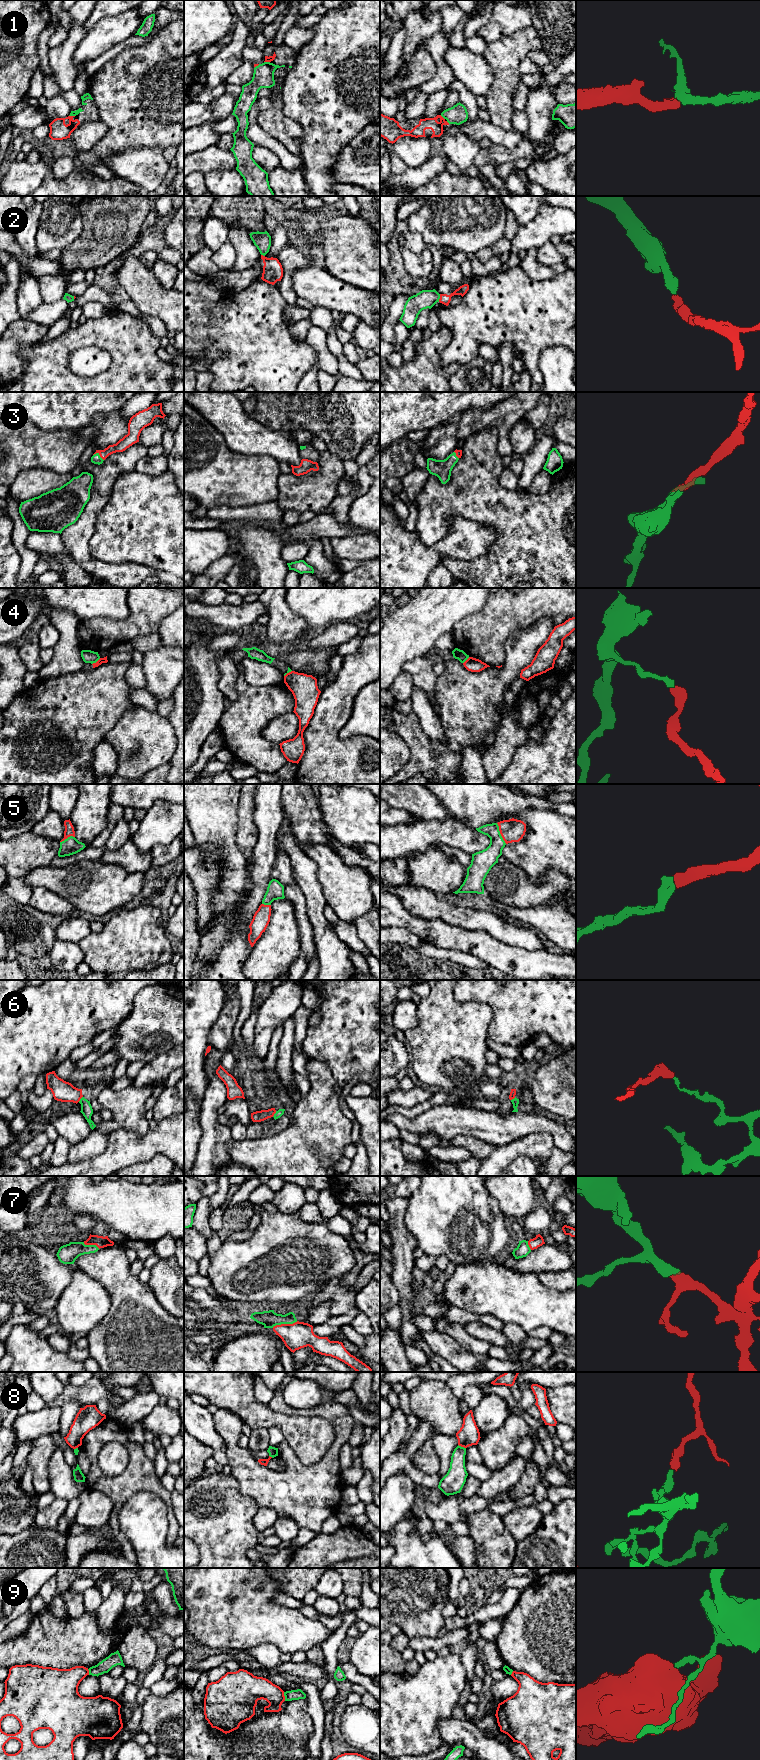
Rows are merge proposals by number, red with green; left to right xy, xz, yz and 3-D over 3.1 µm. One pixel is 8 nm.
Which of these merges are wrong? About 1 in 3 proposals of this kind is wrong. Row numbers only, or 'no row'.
4, 6, 9

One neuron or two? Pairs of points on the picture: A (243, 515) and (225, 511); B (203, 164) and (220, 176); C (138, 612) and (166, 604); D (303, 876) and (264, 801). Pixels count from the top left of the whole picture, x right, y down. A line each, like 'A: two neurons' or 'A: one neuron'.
A: one neuron
B: two neurons
C: one neuron
D: two neurons

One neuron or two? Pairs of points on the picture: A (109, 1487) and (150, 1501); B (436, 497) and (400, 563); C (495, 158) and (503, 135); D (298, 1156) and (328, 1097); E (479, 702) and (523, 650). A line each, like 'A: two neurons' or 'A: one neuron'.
A: two neurons
B: two neurons
C: two neurons
D: one neuron
E: one neuron

